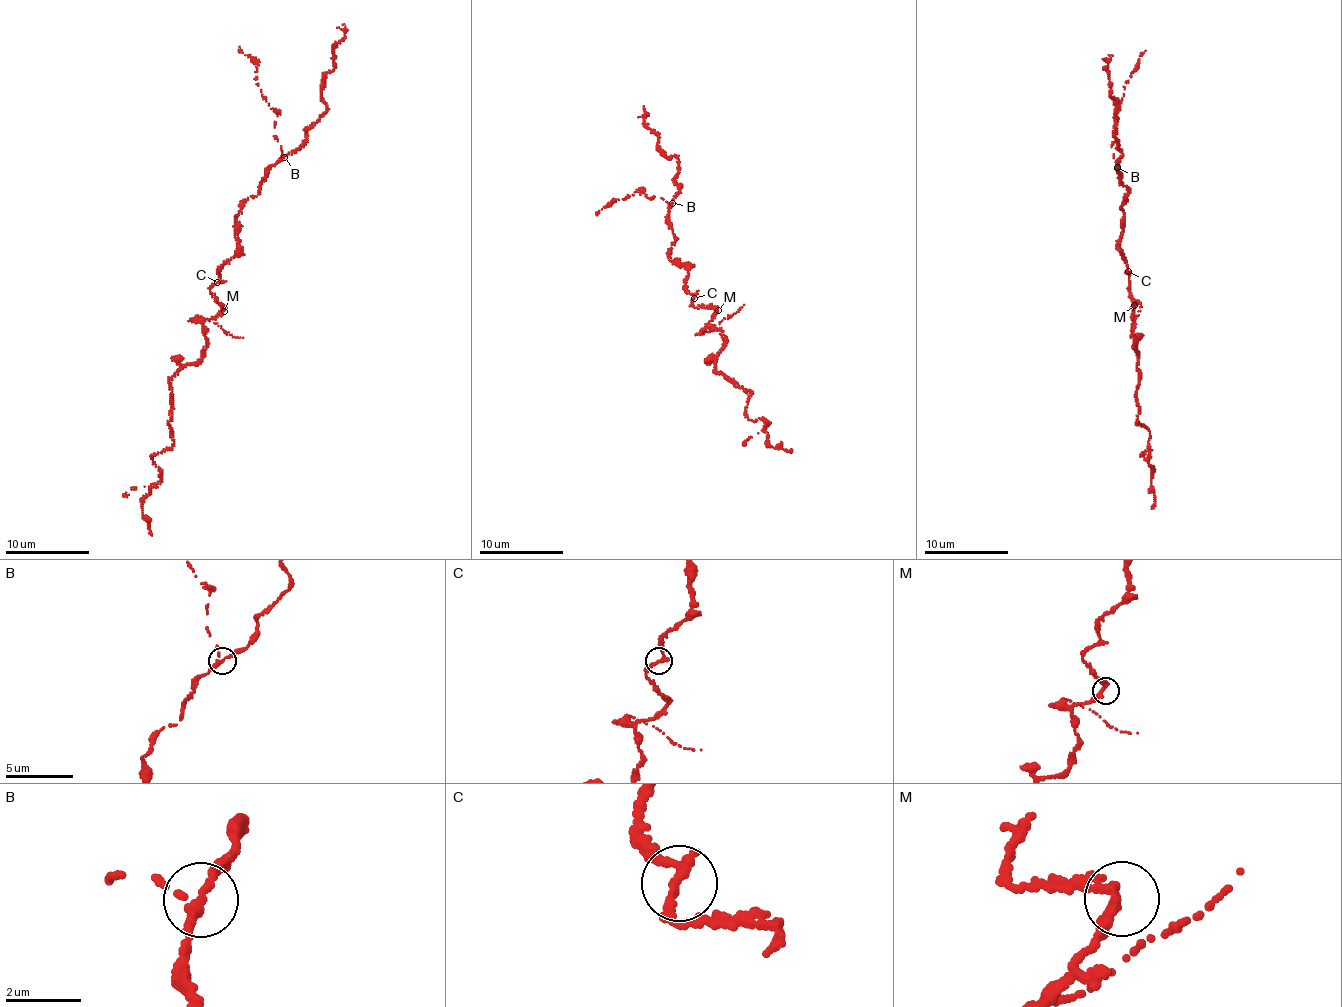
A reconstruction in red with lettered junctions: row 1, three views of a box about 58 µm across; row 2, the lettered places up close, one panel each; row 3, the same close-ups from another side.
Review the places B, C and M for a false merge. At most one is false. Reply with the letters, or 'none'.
none

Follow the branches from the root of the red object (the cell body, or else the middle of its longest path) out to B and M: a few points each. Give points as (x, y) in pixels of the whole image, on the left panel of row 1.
B: (218, 281), (222, 264), (237, 254), (235, 216), (248, 197), (258, 194), (265, 170), (284, 156)
M: (218, 281), (210, 287), (210, 293), (224, 311)

